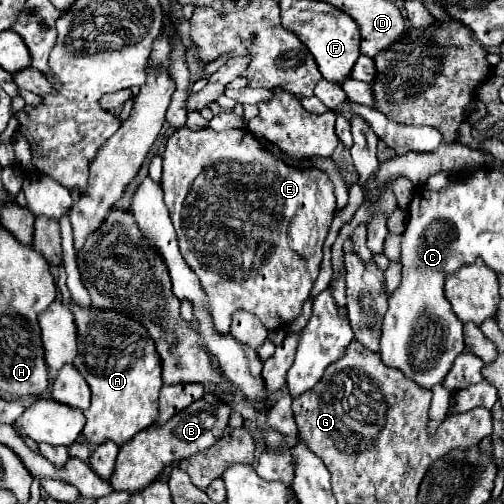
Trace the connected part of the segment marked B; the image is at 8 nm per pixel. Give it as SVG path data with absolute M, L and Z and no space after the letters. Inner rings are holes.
M207 392L203 398L195 400L191 406L175 414L167 424L163 426L149 426L135 434L133 440L121 446L119 458L115 464L115 472L111 476L111 484L115 490L127 490L127 492L139 492L141 488L147 488L157 480L157 476L163 472L163 468L177 464L183 458L191 458L197 452L203 452L211 448L227 430L231 416L231 406L221 402L215 394Z

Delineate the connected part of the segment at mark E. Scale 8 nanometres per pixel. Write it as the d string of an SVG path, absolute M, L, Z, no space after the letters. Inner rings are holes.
M179 128L175 130L165 144L165 152L163 152L163 178L161 178L161 188L165 192L165 204L169 208L173 226L177 230L177 240L179 240L179 250L185 258L185 262L193 268L193 272L199 276L207 296L209 296L209 304L211 304L211 312L213 312L213 320L215 320L215 328L221 334L229 332L229 324L231 324L231 314L235 310L247 310L251 314L255 314L263 326L267 330L277 330L283 328L287 322L293 322L303 308L303 302L309 298L311 288L317 280L319 274L319 264L321 264L321 248L323 242L315 242L315 246L309 242L319 234L327 234L329 224L333 220L335 214L335 194L333 194L333 184L329 180L329 176L319 170L319 168L295 168L285 164L283 160L277 160L271 152L267 152L265 148L259 146L259 140L251 134L251 132L243 132L243 130L225 130L225 132L215 132L211 128L201 128L201 130L191 130L191 128ZM291 244L295 246L295 250L311 250L311 254L297 254Z

